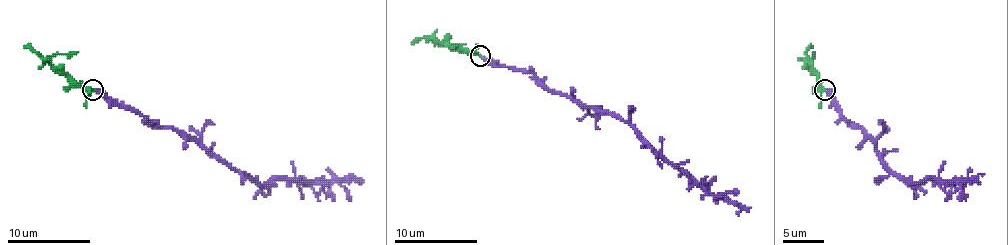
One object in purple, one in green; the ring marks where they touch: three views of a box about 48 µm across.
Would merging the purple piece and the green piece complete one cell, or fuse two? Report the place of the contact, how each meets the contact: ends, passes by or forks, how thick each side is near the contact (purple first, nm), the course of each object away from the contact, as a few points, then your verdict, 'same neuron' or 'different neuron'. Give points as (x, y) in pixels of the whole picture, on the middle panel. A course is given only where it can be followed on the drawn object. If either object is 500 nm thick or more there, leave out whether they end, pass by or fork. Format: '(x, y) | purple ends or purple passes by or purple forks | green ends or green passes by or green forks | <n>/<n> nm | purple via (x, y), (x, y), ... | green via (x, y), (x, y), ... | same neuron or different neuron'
(480, 56) | purple passes by | green forks | 200/190 nm | purple via (480, 56), (500, 67), (529, 71), (550, 89), (612, 112), (713, 195), (740, 203), (749, 211) | green via (480, 56), (459, 52), (428, 38), (411, 44) | same neuron

